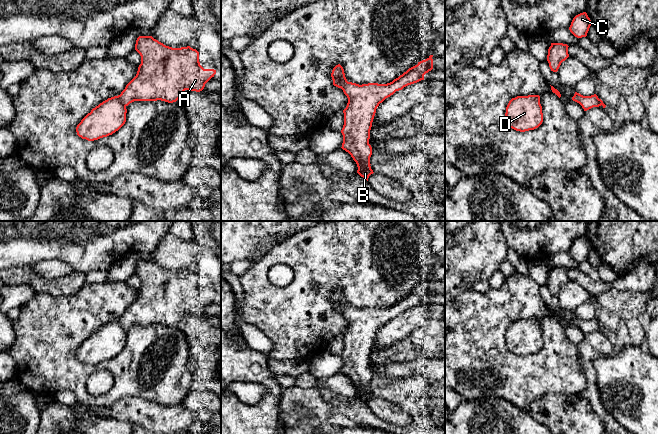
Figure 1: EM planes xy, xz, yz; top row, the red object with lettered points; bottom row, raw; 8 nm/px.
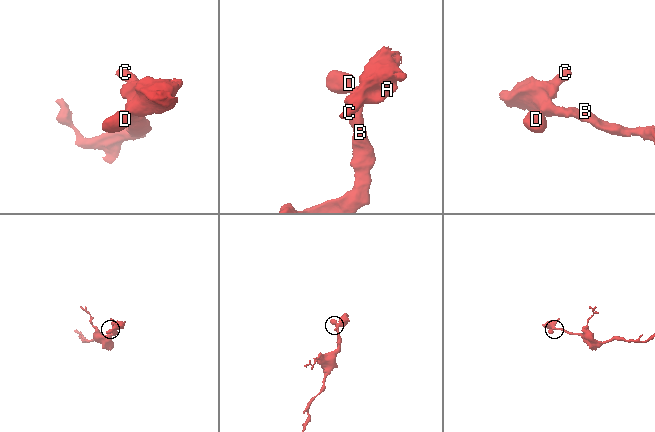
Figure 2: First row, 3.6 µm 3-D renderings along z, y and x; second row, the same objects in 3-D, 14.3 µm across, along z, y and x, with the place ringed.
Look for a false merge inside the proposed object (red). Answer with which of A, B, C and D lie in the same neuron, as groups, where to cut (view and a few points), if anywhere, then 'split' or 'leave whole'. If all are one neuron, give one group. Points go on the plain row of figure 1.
A B C D; no cut; leave whole

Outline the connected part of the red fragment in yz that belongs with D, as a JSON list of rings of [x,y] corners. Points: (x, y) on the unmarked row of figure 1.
[[[539,319],[517,320],[506,331],[506,346],[510,352],[525,356],[538,352],[543,346]]]

